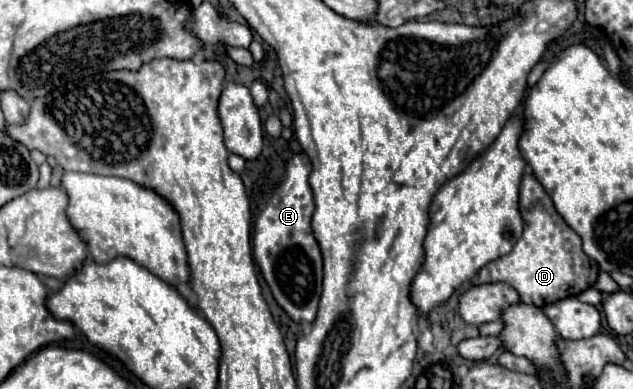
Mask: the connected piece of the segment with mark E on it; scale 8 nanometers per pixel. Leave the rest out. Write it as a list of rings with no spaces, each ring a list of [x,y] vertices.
[[[296,154],[288,160],[280,190],[270,196],[266,208],[258,214],[252,238],[254,260],[258,262],[260,272],[272,290],[272,296],[280,308],[298,324],[310,324],[316,318],[322,280],[322,254],[310,226],[314,212],[314,196],[308,184],[310,172],[312,164],[306,154]]]

